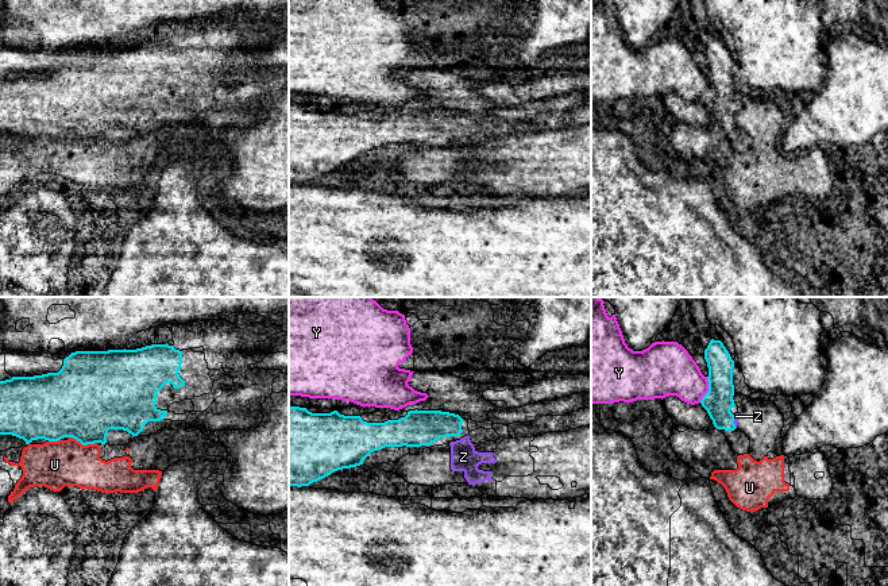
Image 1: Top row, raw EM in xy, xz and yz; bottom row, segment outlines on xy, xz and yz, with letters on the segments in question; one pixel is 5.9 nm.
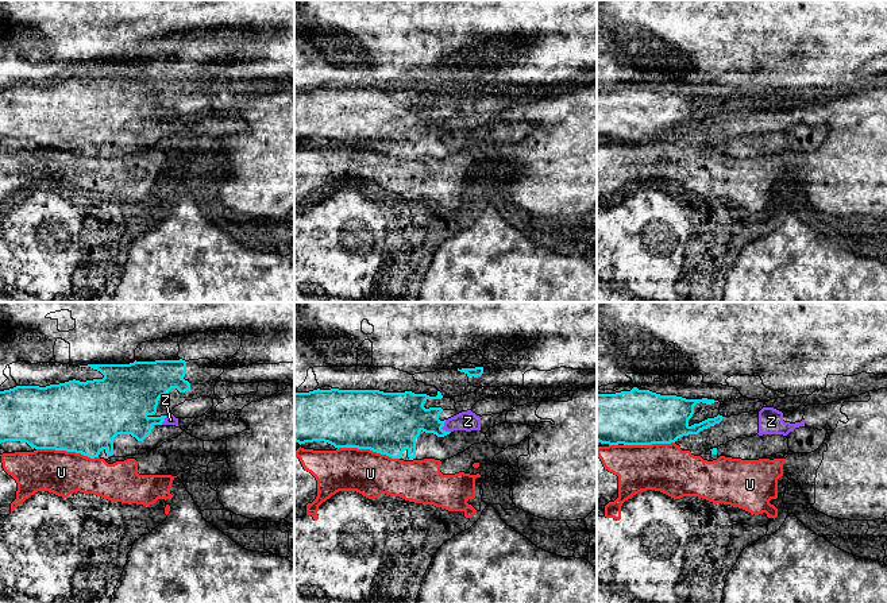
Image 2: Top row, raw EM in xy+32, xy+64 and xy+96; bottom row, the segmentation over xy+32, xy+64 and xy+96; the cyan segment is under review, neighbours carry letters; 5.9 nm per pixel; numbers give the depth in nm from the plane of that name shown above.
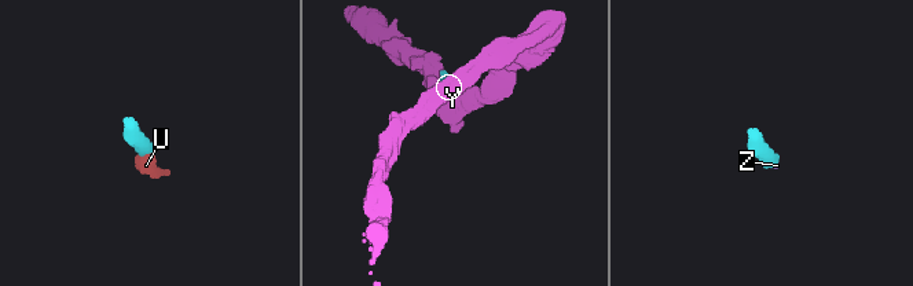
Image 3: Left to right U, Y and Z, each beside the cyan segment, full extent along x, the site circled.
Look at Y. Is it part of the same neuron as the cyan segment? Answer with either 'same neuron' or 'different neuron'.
different neuron

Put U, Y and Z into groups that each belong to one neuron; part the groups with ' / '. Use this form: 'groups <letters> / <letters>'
groups U Z / Y

